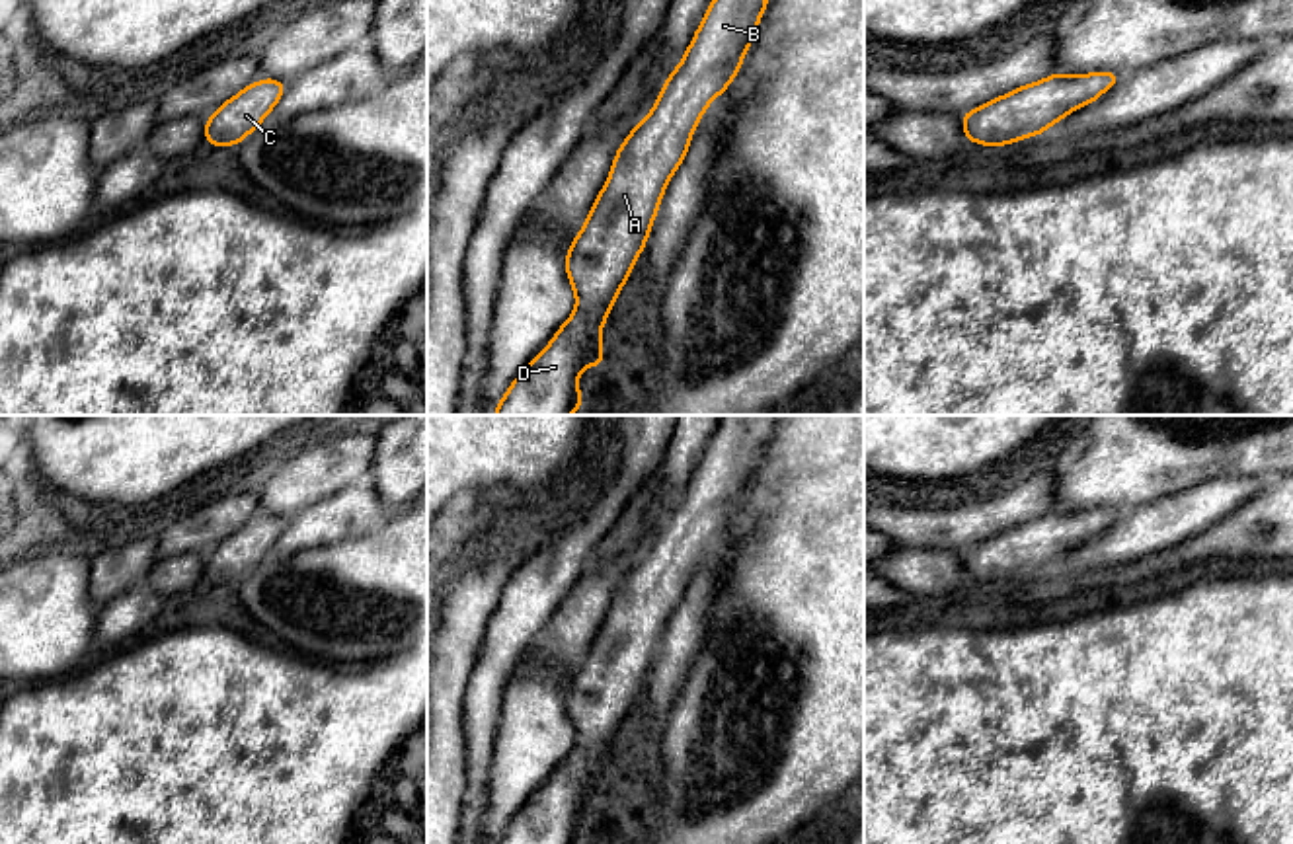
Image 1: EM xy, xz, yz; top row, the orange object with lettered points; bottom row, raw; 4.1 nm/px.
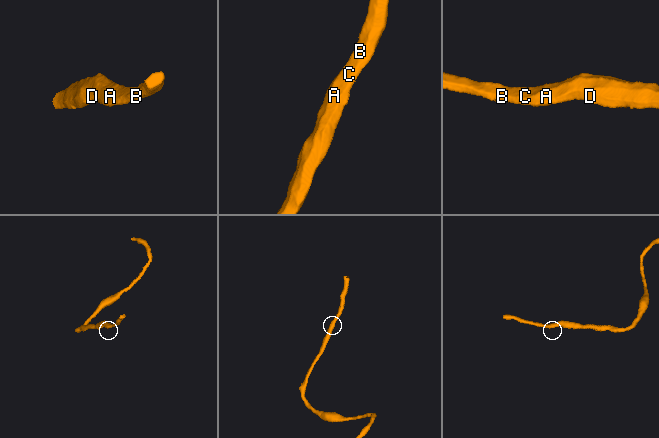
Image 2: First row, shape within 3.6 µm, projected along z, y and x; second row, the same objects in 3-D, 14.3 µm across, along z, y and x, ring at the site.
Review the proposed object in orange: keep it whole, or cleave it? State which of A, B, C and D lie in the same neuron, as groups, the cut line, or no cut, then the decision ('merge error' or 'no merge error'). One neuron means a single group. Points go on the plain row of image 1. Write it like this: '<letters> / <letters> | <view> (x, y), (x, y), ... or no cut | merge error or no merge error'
A B C D | no cut | no merge error

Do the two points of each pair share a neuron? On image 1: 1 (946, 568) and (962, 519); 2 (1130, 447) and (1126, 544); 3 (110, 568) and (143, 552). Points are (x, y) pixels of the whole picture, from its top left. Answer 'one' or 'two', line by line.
1: two
2: two
3: one

